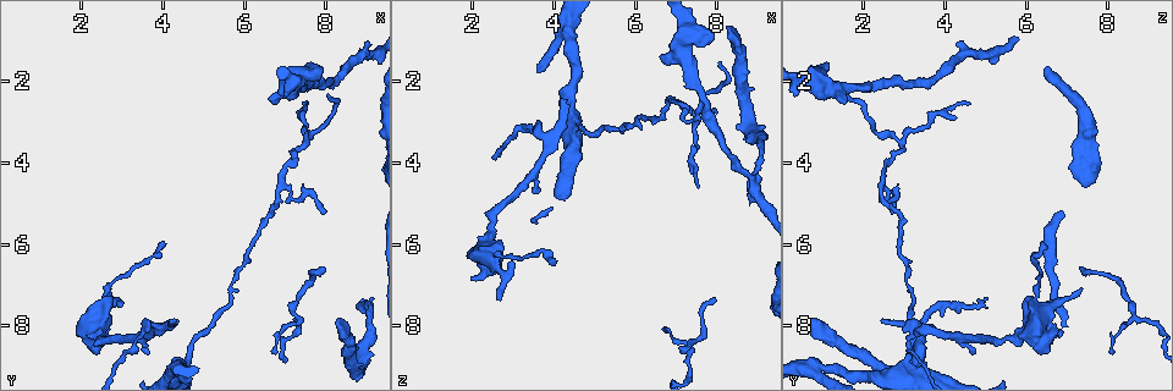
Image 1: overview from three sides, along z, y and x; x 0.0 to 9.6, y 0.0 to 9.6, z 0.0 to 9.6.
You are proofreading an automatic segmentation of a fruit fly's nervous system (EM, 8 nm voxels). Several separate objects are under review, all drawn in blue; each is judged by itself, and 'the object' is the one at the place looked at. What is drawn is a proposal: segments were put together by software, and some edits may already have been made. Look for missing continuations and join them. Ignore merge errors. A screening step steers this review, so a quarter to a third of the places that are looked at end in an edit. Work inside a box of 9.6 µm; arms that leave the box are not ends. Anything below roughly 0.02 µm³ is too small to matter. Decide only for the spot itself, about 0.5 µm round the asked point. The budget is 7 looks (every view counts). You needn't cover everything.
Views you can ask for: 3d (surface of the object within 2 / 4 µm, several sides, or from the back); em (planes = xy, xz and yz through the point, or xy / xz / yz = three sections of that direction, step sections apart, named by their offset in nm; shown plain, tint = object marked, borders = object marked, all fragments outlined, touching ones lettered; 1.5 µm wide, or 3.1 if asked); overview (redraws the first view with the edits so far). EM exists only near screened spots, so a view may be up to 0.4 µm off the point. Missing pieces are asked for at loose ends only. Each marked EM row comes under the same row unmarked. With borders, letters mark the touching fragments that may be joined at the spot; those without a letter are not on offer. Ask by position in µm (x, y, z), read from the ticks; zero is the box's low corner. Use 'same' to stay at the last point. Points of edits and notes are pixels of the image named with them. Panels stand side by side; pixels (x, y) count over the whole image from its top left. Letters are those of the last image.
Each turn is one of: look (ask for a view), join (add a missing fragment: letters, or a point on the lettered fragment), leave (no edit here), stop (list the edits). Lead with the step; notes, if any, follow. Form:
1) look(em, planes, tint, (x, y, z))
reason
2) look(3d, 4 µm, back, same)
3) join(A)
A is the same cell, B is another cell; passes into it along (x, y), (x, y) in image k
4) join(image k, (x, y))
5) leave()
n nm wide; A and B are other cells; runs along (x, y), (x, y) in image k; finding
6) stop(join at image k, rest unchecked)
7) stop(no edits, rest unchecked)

look(3d, 2 µm, (3.95, 6.00, 6.40))
tapers out

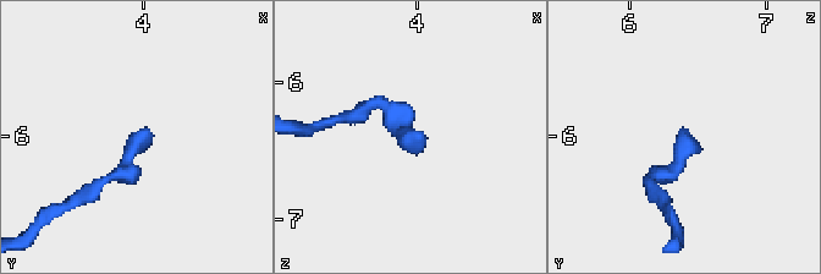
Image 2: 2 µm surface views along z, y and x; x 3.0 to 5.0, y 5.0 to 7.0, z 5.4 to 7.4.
look(em, planes, borders, (4.02, 5.98, 6.36))
need the tissue

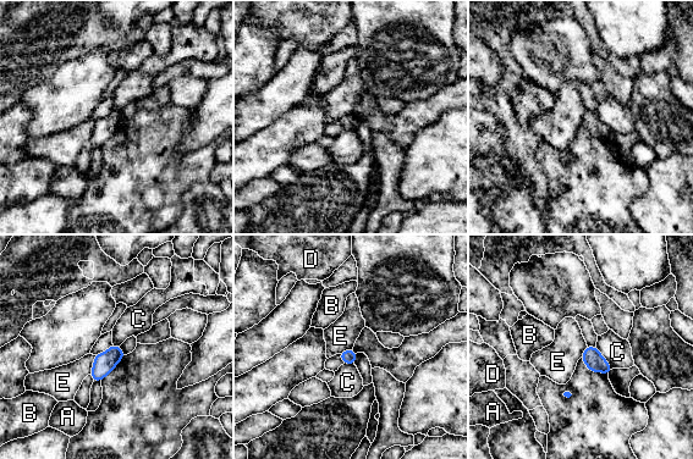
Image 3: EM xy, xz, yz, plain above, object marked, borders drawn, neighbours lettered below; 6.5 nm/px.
leave()
A, B, C, D and E are other cells; border along (95, 355), (89, 374) in image 3; none of them fits

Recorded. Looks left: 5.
look(em, xy, step 8, tint, (2.00, 8.20, 6.85))
free end

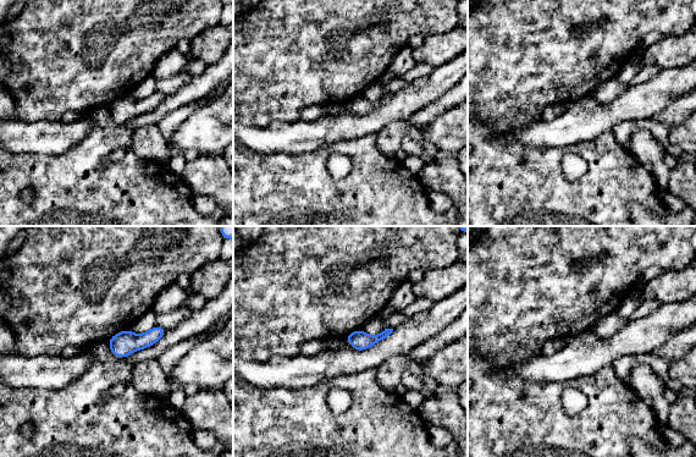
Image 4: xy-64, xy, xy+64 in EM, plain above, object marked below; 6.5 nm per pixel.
look(em, planes, borders, same)
another direction

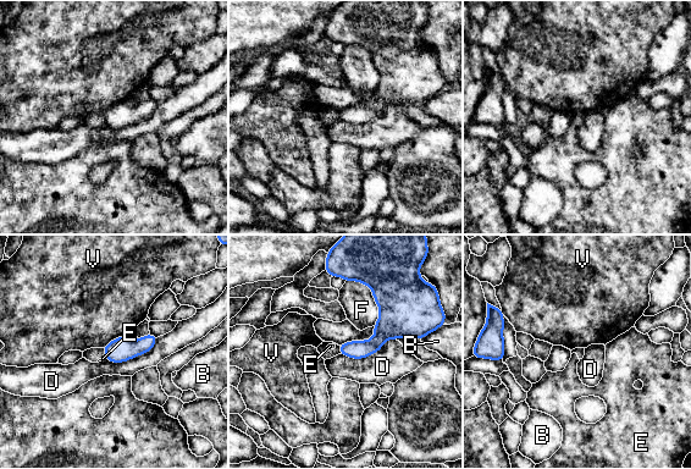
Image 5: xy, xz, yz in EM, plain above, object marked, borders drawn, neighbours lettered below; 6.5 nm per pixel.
leave()
B, D, E, F and V are other cells; border along (158, 337), (128, 359), (105, 358) in image 5; no lettered fragment goes on from it

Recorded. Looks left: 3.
look(em, planes, tint, (4.20, 7.90, 2.40))
branch stops here

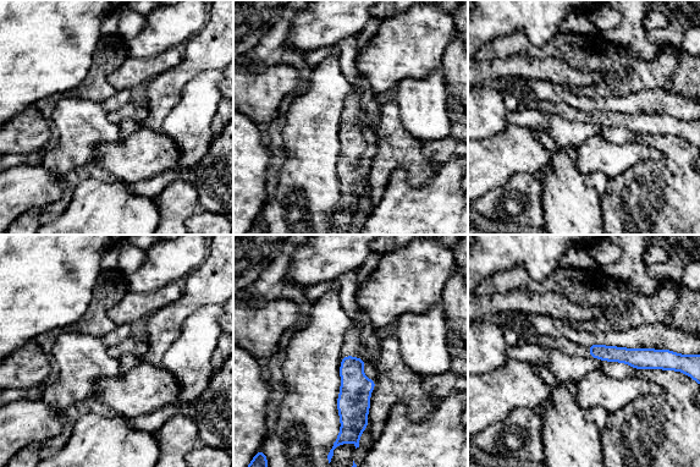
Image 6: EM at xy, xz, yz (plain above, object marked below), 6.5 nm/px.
look(em, planes, borders, same)

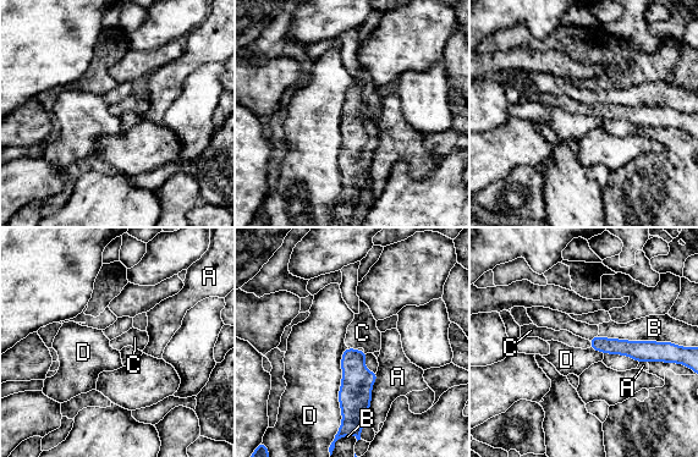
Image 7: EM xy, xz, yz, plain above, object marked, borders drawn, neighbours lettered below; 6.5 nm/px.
join(C)
C is the same cell, A, B and D are other cells; passes into it along (357, 380), (351, 348), (362, 332) in image 7; the neuron continues

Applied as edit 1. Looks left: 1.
stop(join at image 7, rest unchecked)

